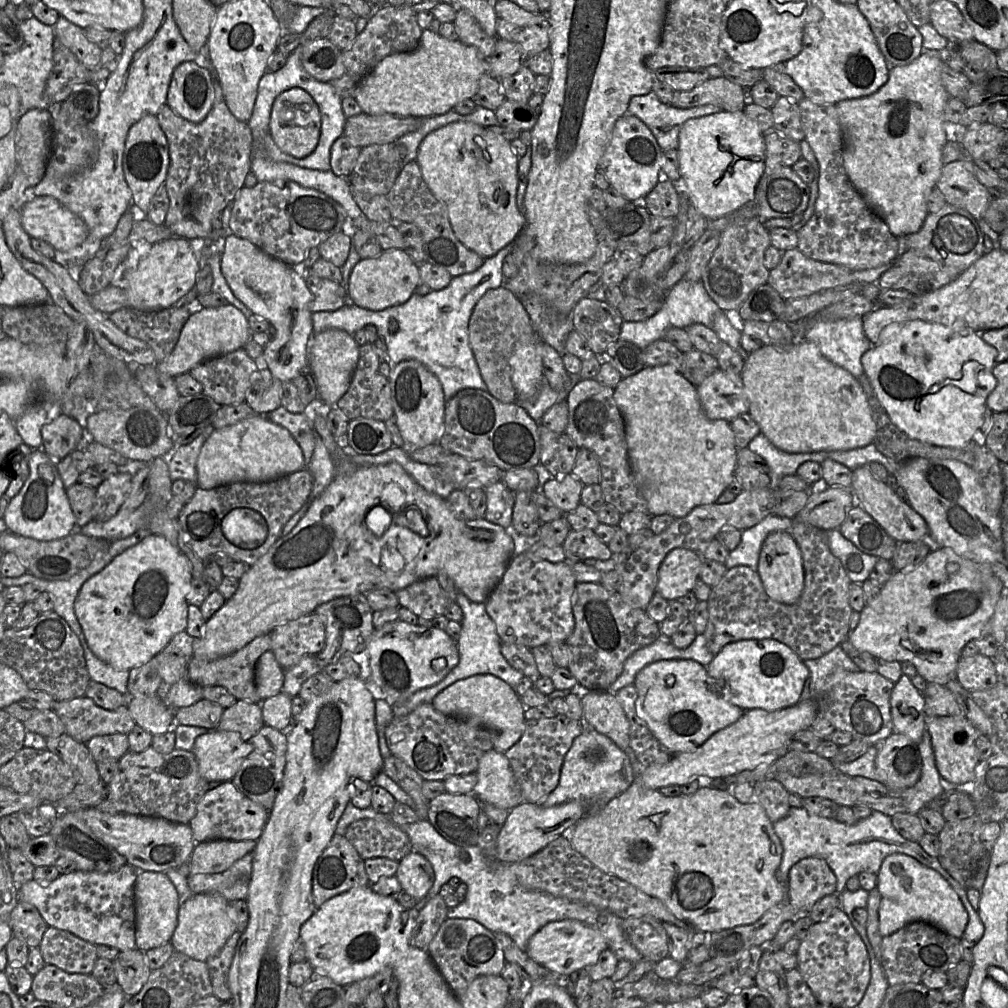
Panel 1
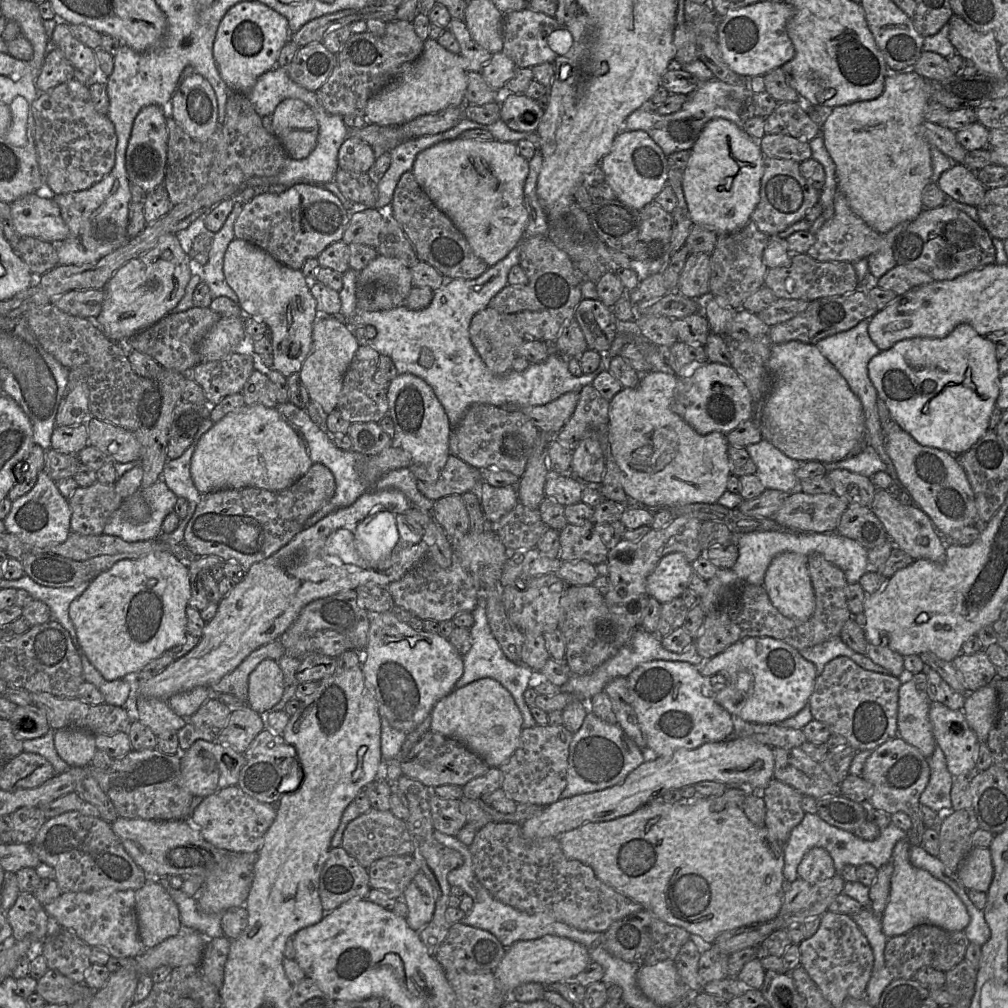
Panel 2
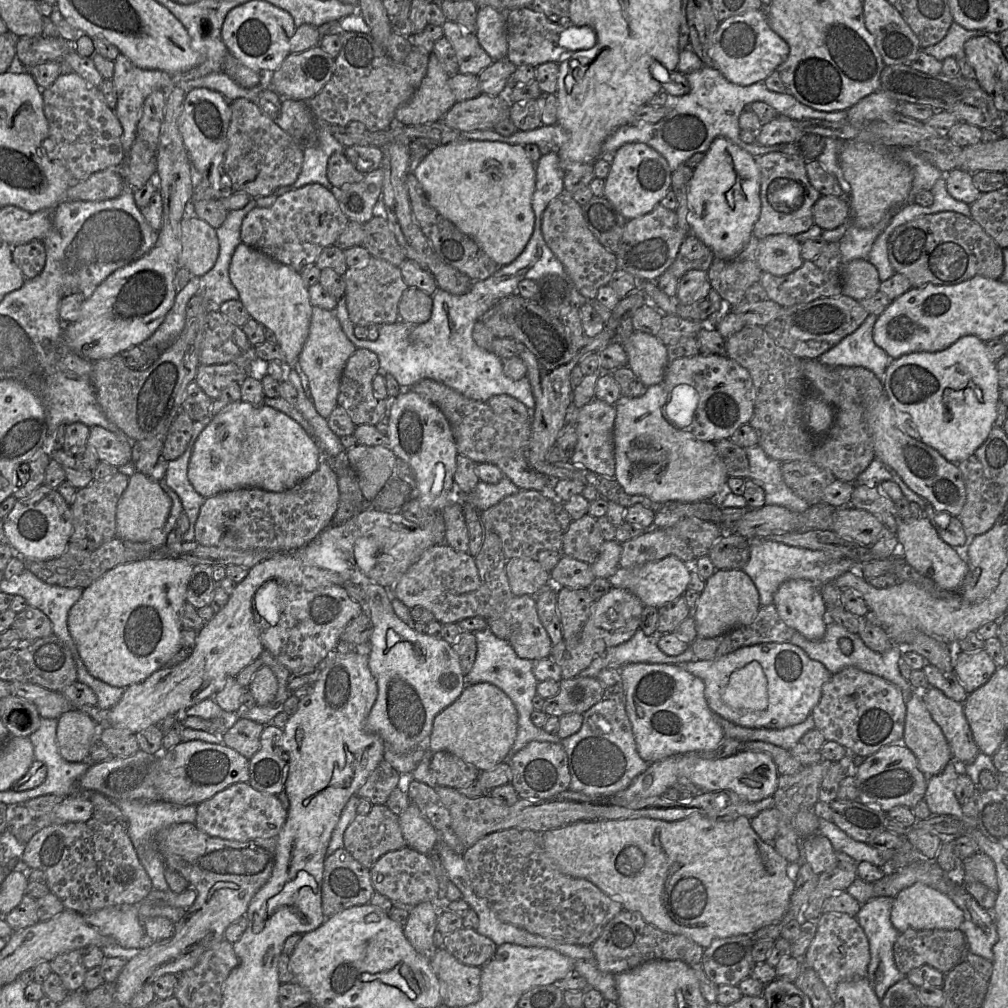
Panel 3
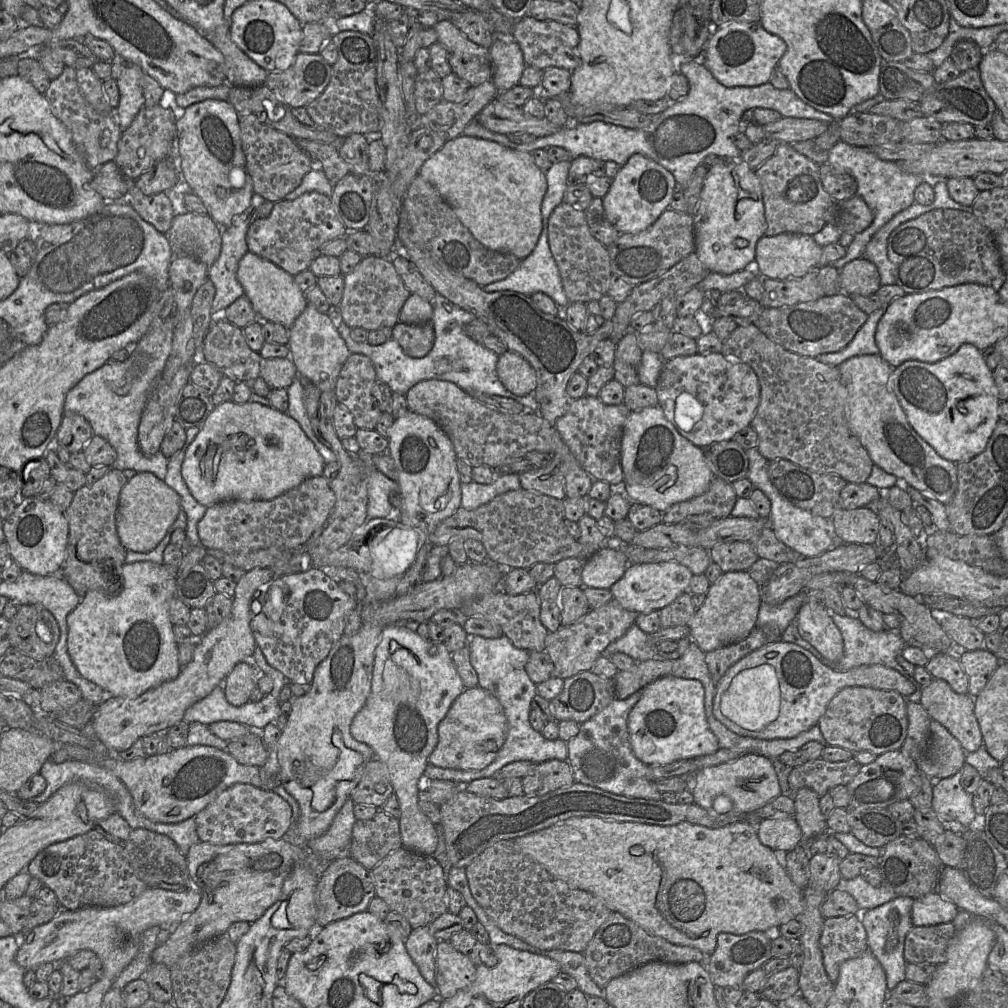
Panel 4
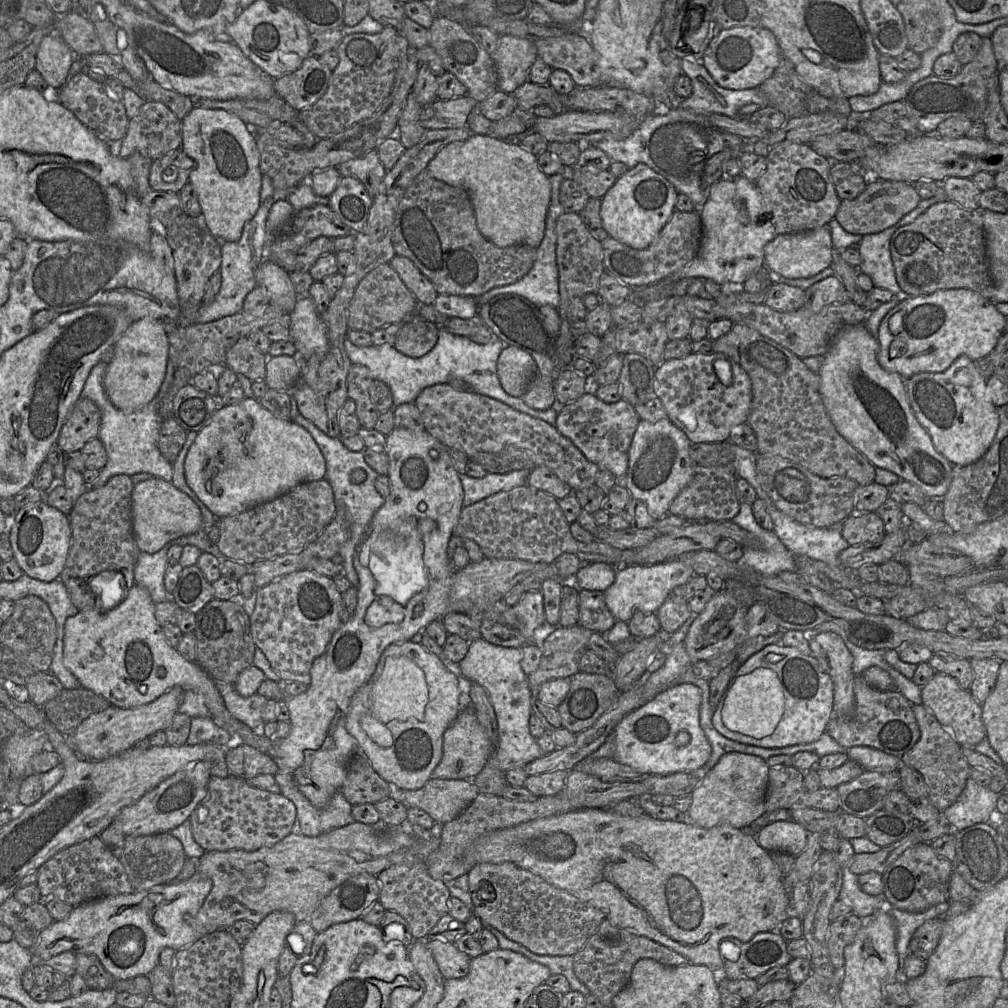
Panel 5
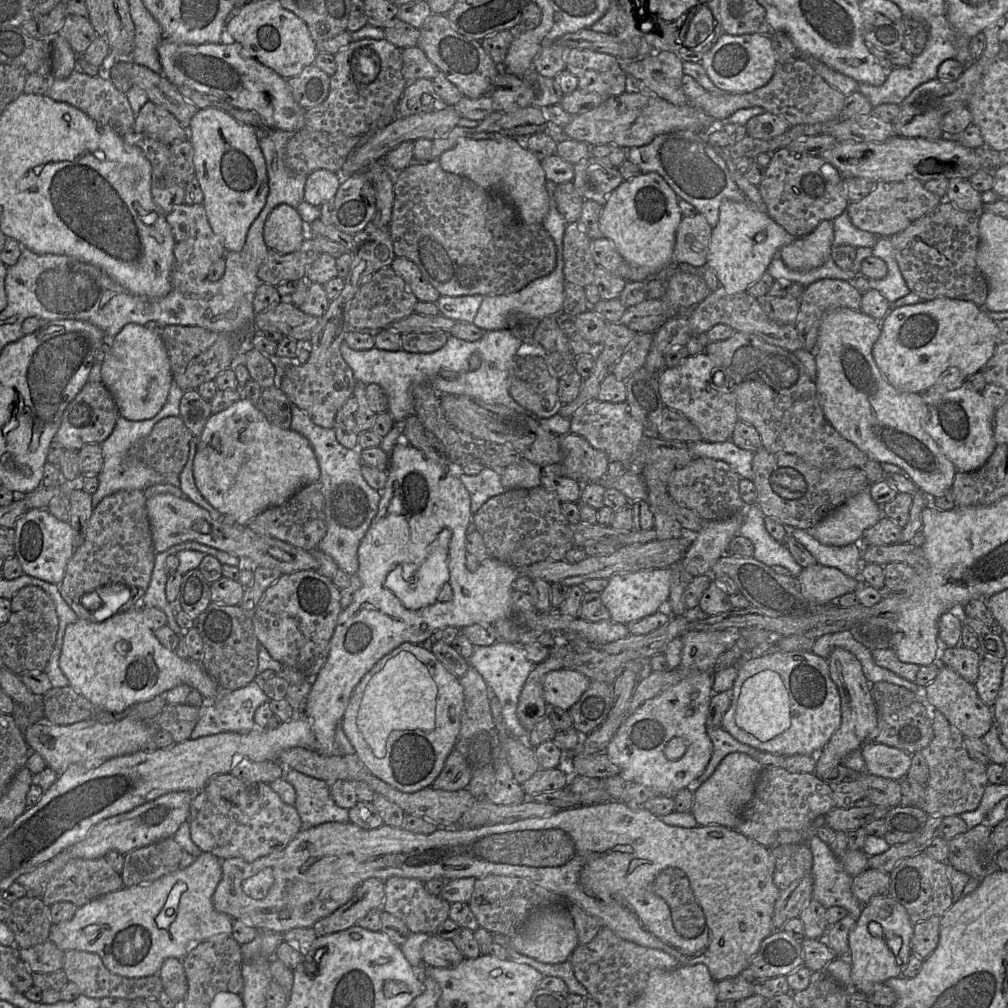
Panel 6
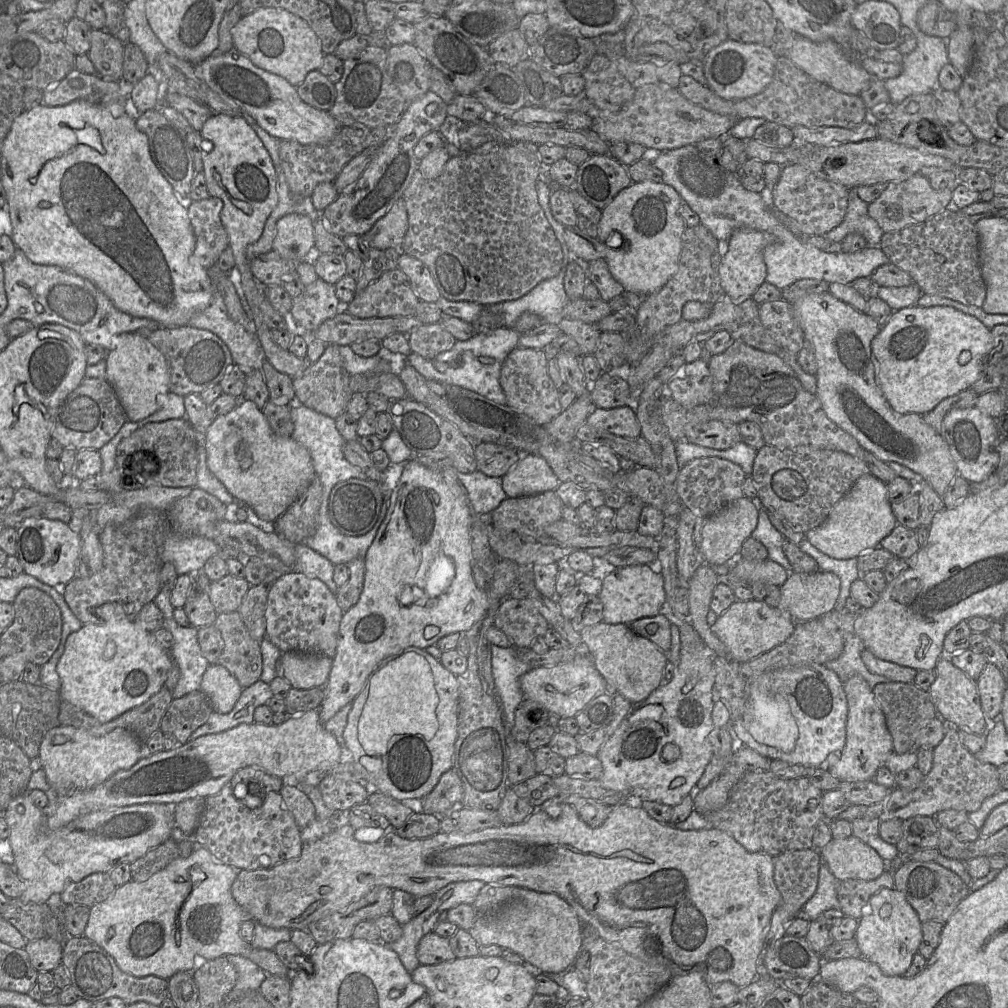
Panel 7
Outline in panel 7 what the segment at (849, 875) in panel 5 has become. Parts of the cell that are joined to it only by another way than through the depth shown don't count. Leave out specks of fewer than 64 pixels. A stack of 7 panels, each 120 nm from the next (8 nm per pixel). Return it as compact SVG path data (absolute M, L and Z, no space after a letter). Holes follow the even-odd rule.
M821 858L817 888L803 906L800 915L808 921L812 921L826 910L839 909L838 884L839 880L832 874L827 864Z

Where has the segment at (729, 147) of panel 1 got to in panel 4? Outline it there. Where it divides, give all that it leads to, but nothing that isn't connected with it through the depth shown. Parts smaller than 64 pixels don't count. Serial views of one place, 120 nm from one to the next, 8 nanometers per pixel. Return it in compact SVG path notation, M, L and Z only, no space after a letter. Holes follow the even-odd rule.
M720 159L708 168L700 193L699 205L693 216L695 252L709 272L730 275L744 270L755 261L756 244L765 235L767 222L764 215L762 187L755 170L742 159Z

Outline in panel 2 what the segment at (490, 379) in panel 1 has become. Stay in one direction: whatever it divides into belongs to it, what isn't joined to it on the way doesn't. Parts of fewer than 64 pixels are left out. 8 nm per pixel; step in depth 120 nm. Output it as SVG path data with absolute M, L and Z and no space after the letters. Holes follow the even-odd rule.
M486 307L473 316L469 334L477 353L494 375L505 376L513 370L517 349L525 339L513 328L506 315Z

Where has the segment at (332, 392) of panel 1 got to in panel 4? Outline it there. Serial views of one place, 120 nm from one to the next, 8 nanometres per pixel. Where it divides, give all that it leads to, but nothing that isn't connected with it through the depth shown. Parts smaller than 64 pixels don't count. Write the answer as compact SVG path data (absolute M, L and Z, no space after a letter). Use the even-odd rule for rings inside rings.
M308 303L289 328L288 347L298 376L306 378L322 391L335 390L339 373L350 356L350 351L335 326L335 318L320 313L314 305Z

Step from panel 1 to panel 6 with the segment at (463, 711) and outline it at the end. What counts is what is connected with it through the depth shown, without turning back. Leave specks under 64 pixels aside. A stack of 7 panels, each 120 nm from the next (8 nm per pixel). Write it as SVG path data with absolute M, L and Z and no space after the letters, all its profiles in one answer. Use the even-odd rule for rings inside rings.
M454 749L432 784L432 788L444 791L466 789L471 779L471 769L462 753Z

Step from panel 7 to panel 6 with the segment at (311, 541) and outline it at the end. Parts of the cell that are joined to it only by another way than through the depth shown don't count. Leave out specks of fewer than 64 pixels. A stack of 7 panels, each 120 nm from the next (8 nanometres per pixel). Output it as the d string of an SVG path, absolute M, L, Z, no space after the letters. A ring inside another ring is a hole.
M368 484L362 490L369 499L369 513L363 524L354 529L344 527L336 521L335 515L330 514L327 498L324 495L327 532L317 549L329 555L338 567L349 575L357 574L358 548L374 519L379 498Z

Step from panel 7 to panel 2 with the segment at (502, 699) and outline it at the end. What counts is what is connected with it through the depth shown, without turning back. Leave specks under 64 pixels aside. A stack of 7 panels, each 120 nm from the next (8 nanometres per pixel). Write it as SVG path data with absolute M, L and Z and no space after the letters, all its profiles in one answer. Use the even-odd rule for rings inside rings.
M482 597L480 602L471 612L474 618L474 624L469 629L471 634L471 648L463 657L464 671L460 679L456 682L455 688L461 688L471 682L481 678L492 678L500 682L513 696L514 701L523 717L522 727L532 728L537 725L529 707L524 700L524 691L533 685L536 672L524 664L516 664L510 661L503 653L499 643L495 639L490 629L486 608Z

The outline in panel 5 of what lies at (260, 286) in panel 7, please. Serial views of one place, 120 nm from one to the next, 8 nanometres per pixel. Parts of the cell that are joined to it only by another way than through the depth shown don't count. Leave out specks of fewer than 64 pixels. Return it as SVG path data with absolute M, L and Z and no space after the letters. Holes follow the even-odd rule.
M195 106L181 123L183 140L180 149L194 160L188 182L197 193L203 223L216 239L236 242L241 238L245 223L254 217L260 204L262 173L254 130L233 113L198 106Z

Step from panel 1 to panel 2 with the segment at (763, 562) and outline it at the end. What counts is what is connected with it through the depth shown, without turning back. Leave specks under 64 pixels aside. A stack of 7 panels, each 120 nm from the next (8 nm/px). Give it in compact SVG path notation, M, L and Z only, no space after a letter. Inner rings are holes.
M785 552L776 556L767 568L763 587L773 606L785 617L805 621L815 610L815 594L807 567L807 557Z

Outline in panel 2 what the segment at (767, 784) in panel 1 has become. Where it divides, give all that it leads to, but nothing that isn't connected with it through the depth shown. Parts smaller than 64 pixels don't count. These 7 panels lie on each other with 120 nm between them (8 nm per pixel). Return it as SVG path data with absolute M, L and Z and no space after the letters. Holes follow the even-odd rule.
M772 779L763 790L766 807L765 827L782 845L791 831L803 820L805 812L801 802L804 797L793 787Z

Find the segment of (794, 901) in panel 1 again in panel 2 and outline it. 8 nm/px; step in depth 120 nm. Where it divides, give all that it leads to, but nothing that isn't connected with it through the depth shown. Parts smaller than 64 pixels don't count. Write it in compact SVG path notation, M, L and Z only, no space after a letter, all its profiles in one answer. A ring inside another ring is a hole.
M814 847L804 855L798 865L797 874L809 883L817 883L833 877L836 870L828 851L822 847Z

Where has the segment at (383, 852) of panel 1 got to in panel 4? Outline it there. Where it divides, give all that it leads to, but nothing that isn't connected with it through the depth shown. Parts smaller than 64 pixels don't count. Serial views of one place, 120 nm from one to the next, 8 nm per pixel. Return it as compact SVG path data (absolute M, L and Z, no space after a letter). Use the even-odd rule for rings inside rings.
M378 809L372 819L356 820L349 855L371 871L382 859L401 847L398 819Z

